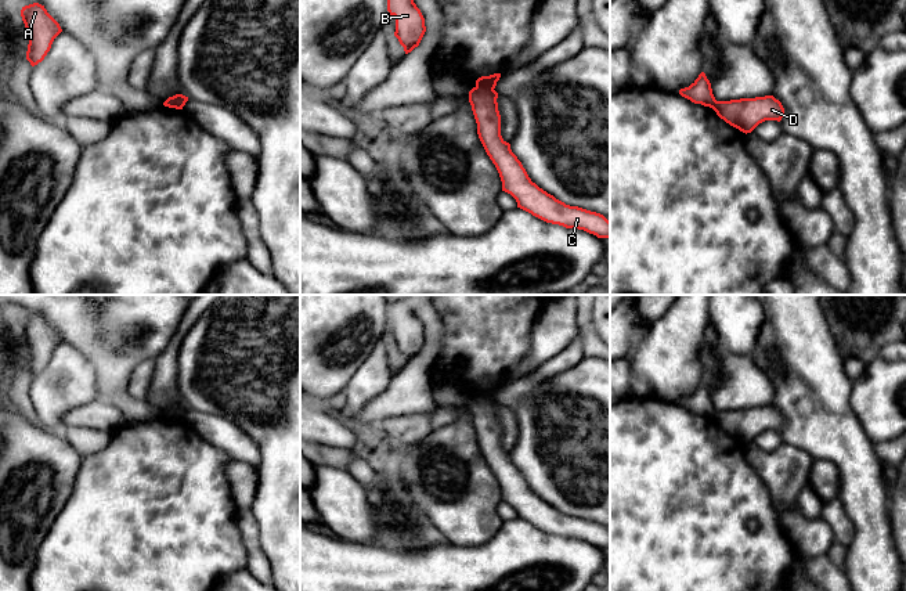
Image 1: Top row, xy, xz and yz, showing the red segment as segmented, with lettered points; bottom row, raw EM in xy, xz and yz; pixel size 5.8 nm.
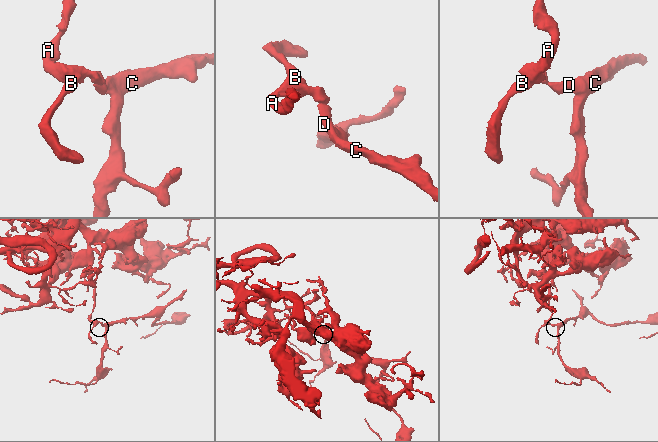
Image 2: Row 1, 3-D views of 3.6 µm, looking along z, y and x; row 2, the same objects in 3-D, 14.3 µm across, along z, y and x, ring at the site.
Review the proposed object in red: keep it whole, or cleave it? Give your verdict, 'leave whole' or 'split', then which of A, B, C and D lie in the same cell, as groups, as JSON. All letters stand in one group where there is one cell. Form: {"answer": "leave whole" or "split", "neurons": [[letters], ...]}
{"answer": "split", "neurons": [["A", "B"], ["C", "D"]]}

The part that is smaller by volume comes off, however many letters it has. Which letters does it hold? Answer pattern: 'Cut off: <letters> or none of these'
Cut off: C, D

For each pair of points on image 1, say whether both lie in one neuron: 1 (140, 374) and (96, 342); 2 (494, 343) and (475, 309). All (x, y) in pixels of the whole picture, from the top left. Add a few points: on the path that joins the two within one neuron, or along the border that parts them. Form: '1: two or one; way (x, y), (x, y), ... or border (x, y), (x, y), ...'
1: two; border (154, 357), (132, 371), (127, 392), (133, 399)
2: one; way (486, 335), (486, 320), (483, 317)

